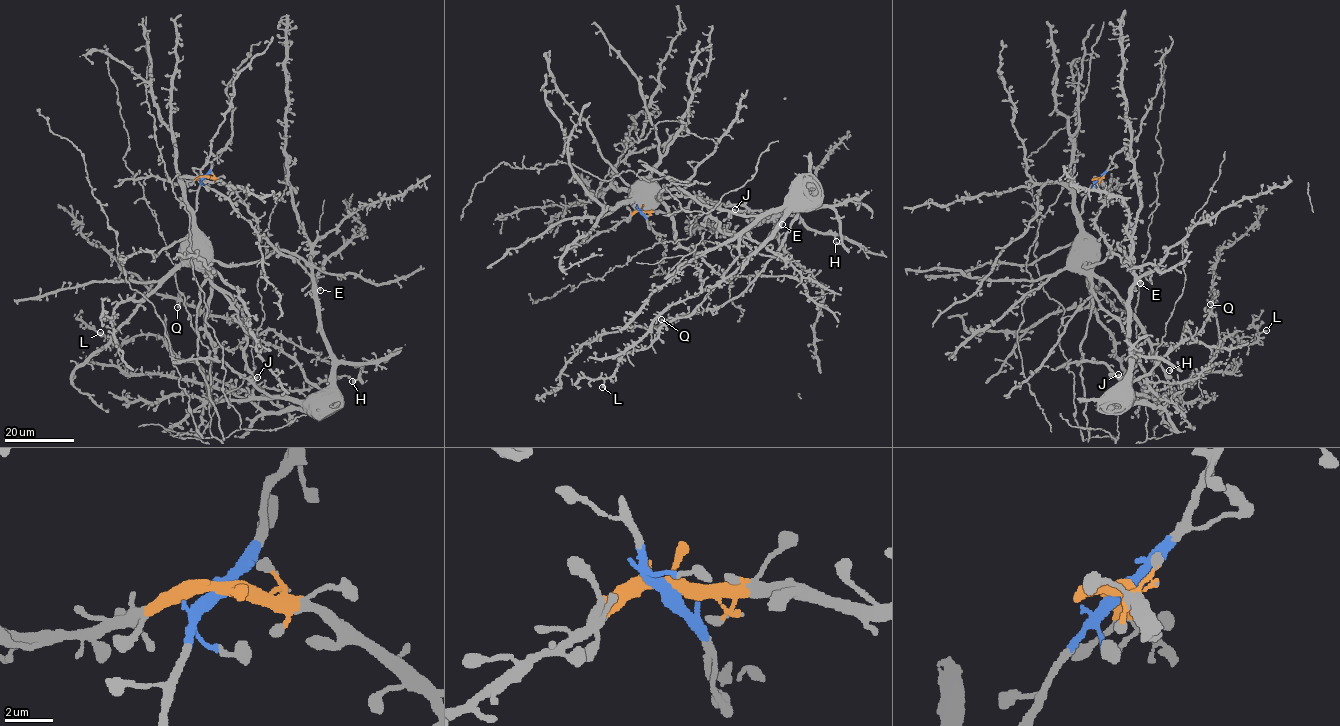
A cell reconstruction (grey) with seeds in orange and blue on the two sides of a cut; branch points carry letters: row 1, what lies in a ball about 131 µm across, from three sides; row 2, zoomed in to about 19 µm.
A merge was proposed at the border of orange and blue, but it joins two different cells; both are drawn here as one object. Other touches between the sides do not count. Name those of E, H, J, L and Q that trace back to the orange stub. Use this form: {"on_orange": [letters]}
{"on_orange": ["E", "H", "J", "L", "Q"]}

